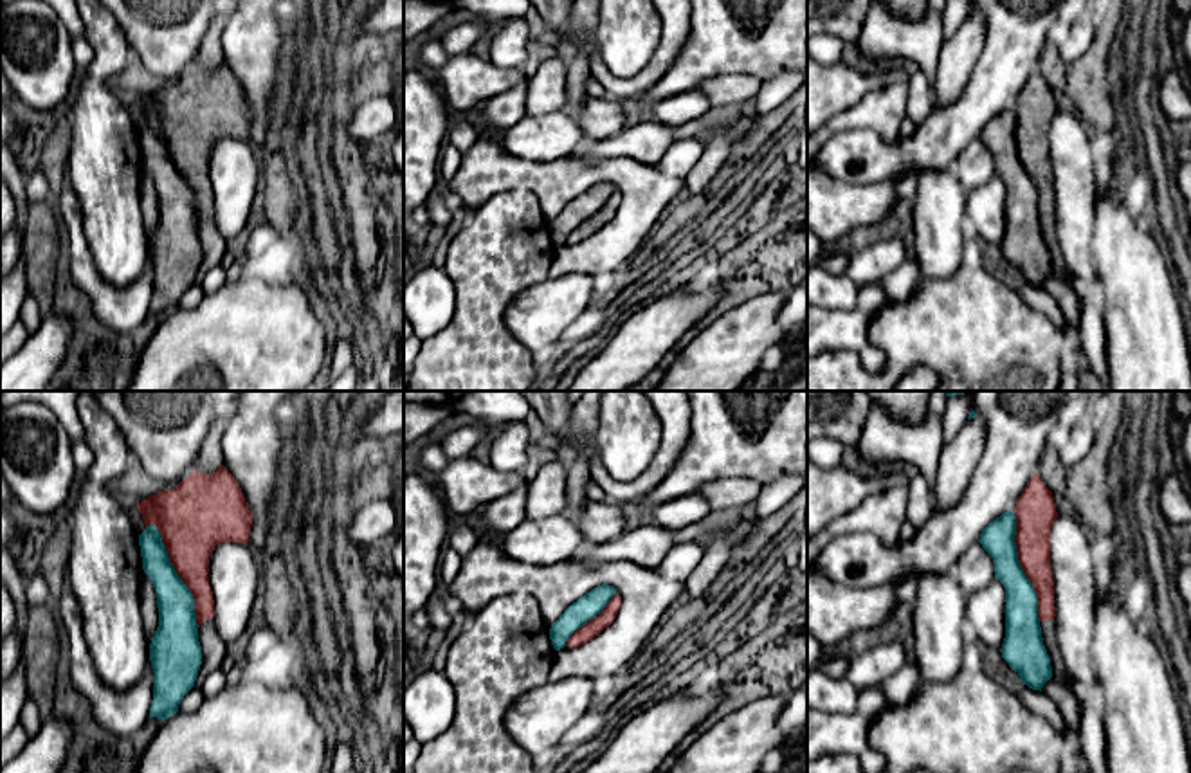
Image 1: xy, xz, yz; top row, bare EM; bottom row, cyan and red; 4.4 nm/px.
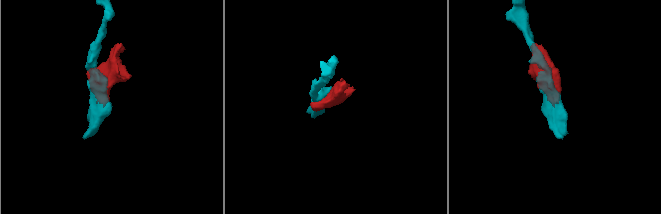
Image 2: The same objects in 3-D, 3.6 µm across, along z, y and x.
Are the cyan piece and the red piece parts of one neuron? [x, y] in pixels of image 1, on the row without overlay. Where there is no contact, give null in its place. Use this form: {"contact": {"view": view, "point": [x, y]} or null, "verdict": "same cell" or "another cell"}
{"contact": {"view": "yz", "point": [1020, 163]}, "verdict": "another cell"}

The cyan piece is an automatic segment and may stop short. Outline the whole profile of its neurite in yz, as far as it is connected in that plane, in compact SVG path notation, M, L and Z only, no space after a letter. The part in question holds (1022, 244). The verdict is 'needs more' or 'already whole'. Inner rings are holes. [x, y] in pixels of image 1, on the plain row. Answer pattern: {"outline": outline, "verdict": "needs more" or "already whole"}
{"outline": "M1007 106L982 126L978 139L995 159L995 175L1005 184L1002 254L1023 281L1041 288L1052 263L1041 234L1038 193L1020 162L1014 132L1016 112Z", "verdict": "already whole"}

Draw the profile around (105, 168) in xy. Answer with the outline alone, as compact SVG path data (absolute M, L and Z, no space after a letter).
M76 0L85 23L85 38L94 49L92 63L77 81L77 97L70 112L70 146L65 186L74 191L83 214L83 231L97 272L114 286L132 286L148 265L148 234L142 222L141 180L144 173L135 126L110 81L117 77L133 54L124 31L101 0Z

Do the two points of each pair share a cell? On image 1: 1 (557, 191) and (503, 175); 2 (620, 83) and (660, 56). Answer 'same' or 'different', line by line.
1: same
2: same

